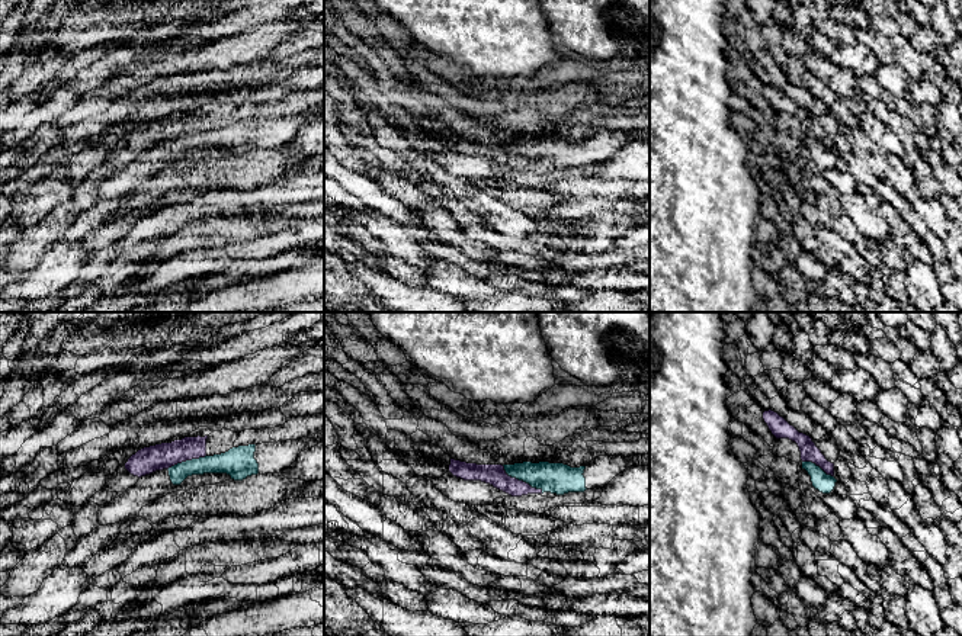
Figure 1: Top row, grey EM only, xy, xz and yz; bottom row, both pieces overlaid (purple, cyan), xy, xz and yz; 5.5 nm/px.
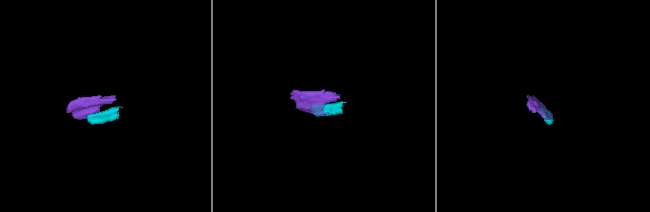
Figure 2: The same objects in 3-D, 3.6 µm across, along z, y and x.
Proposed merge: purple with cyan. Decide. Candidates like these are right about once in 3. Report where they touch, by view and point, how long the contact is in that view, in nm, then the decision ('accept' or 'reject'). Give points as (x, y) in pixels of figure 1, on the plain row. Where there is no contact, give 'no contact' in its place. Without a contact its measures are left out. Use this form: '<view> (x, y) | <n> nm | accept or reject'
xz (520, 156) | 280 nm | reject

